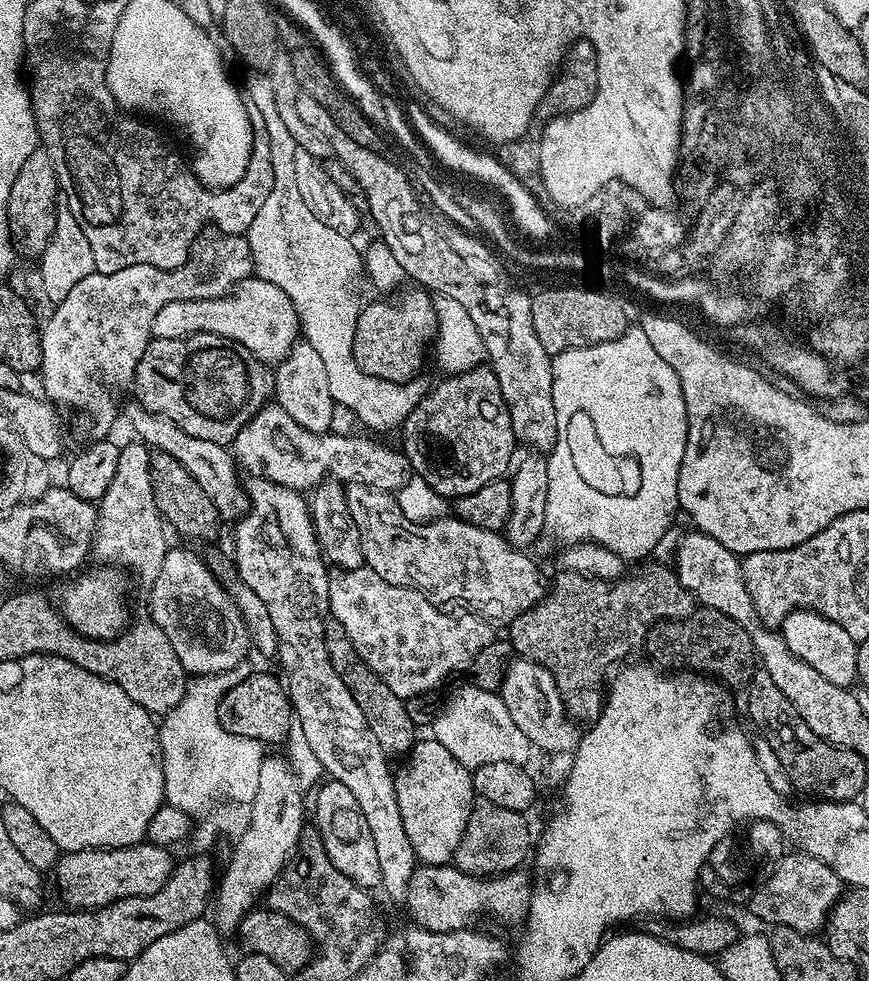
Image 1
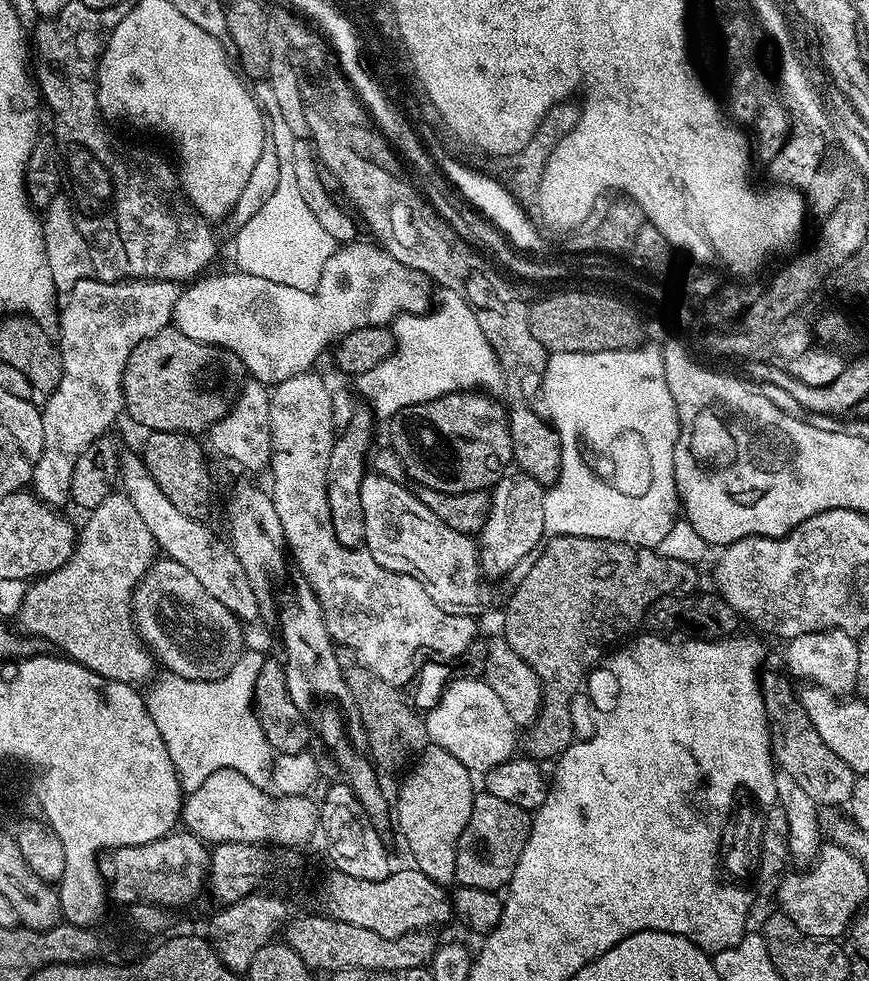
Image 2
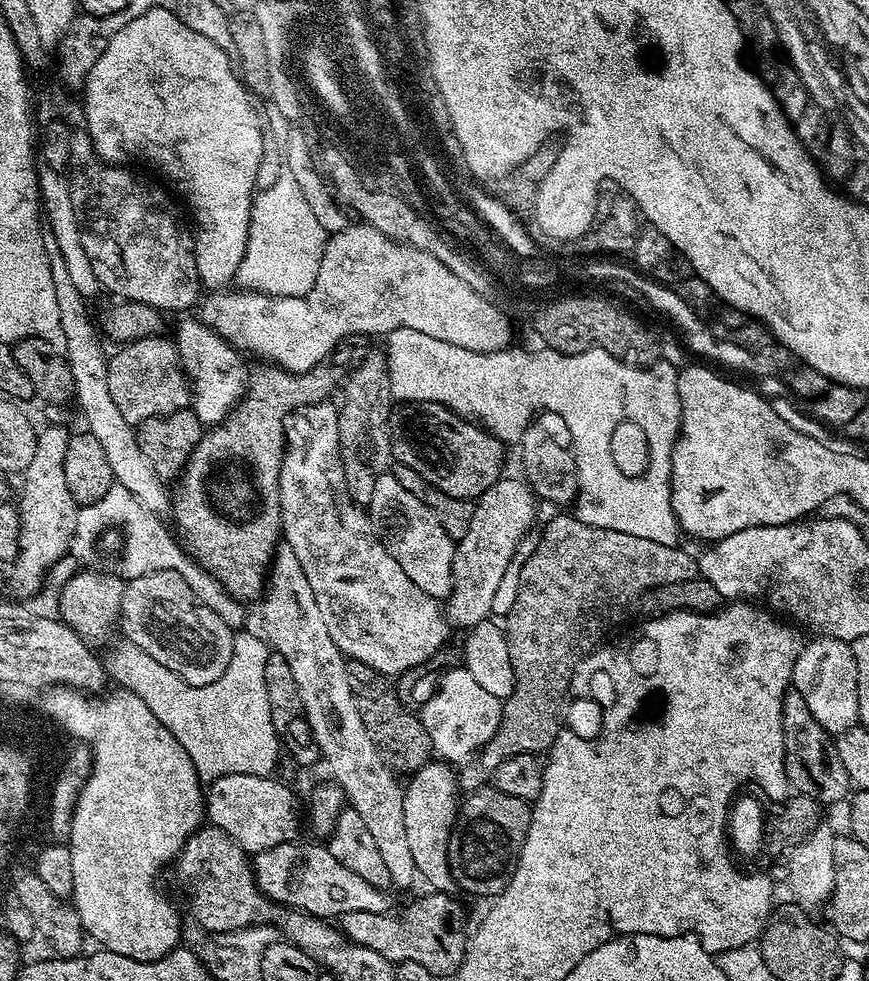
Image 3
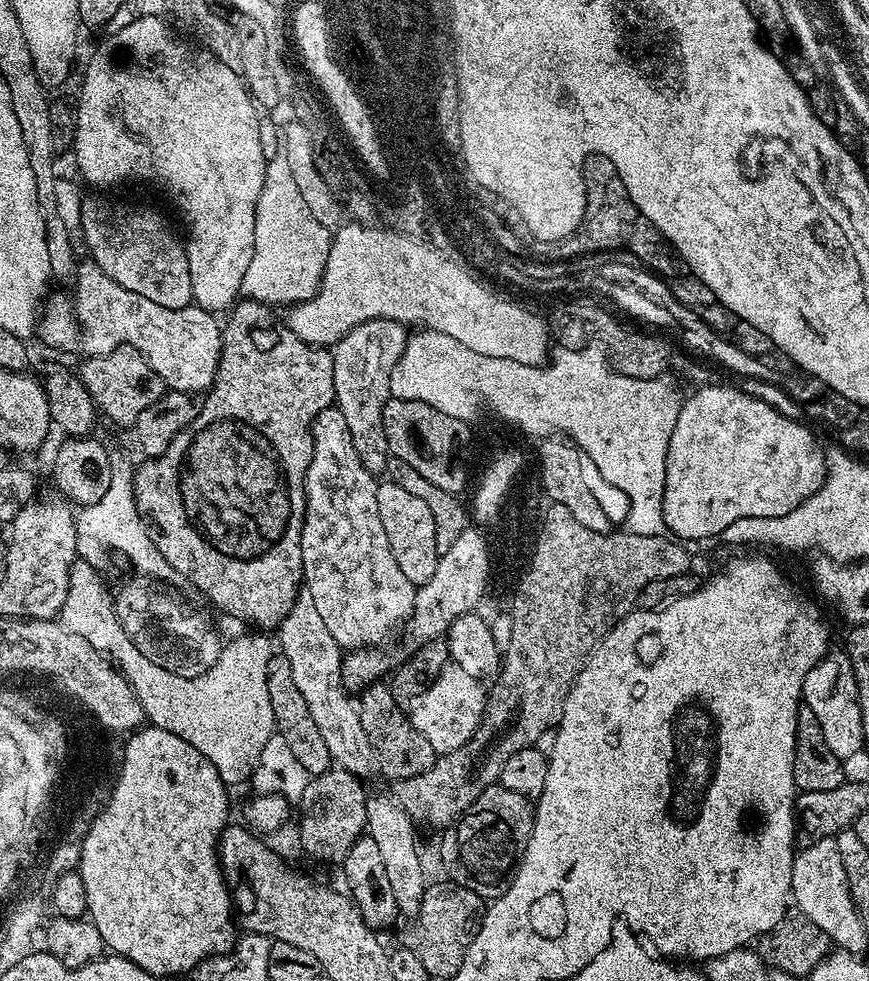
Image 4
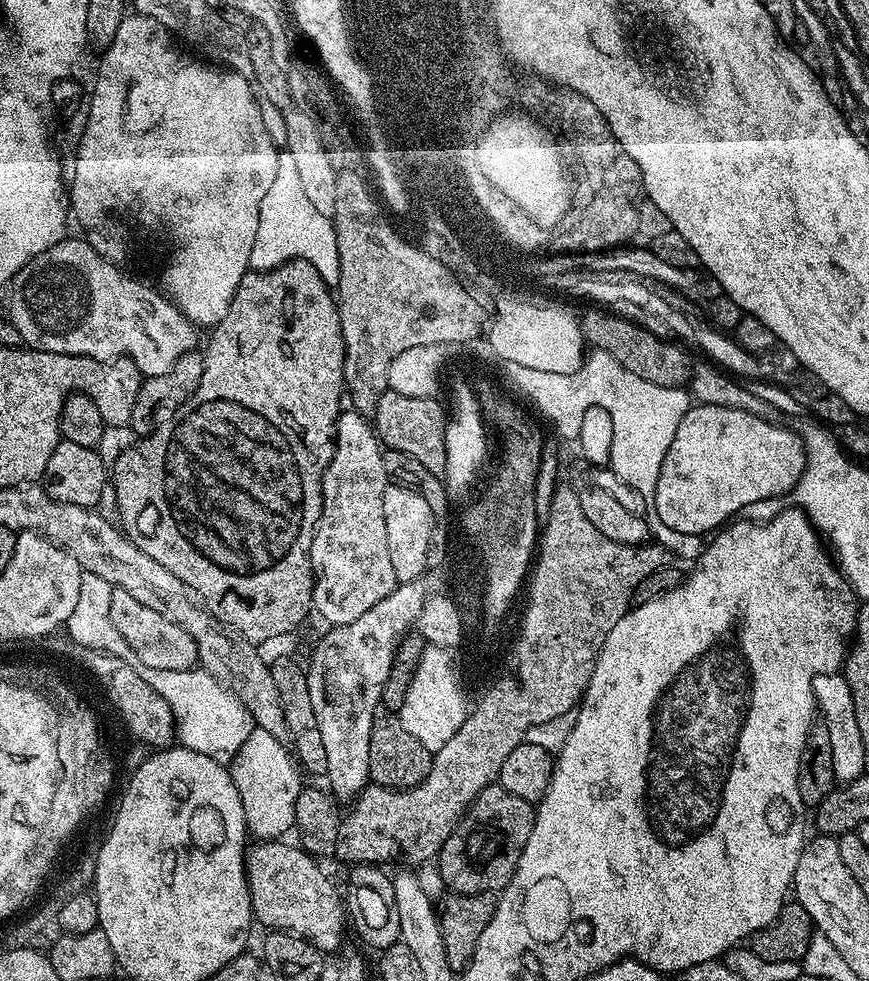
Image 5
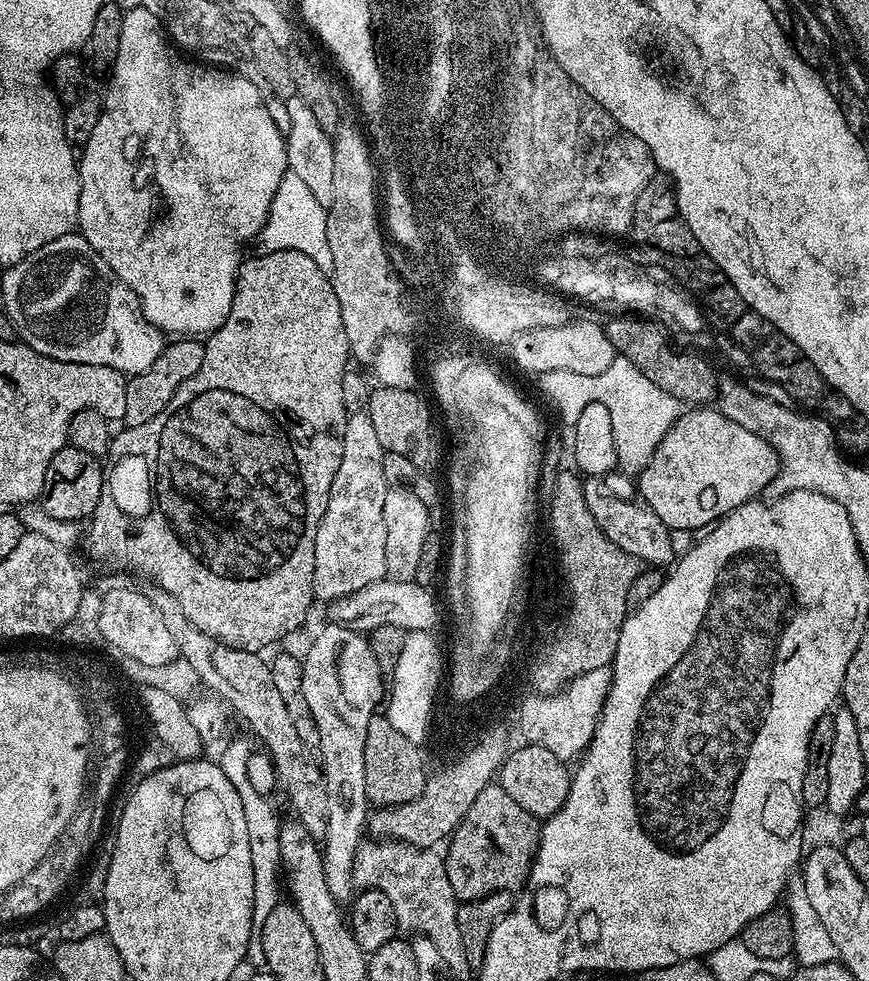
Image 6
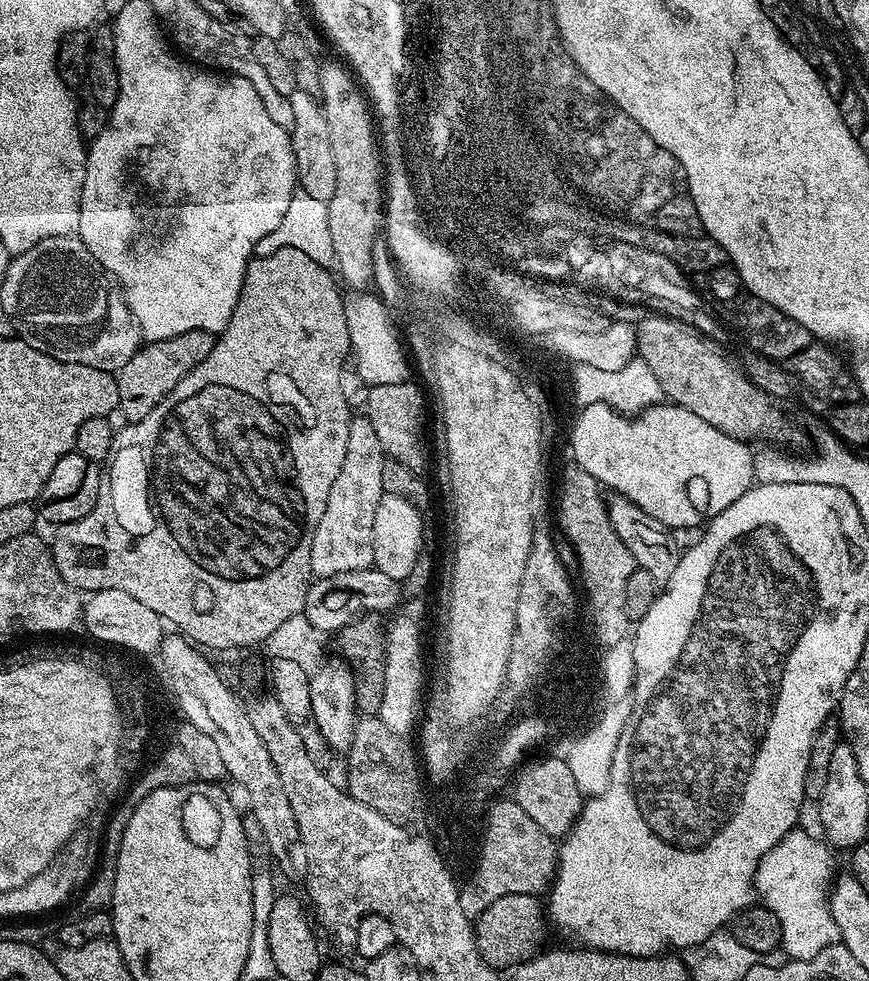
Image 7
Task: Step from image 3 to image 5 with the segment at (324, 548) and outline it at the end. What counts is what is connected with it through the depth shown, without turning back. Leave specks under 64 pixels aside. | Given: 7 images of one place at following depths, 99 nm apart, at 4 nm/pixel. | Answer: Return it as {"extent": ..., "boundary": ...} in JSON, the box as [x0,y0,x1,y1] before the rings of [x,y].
{"extent":[312,410,398,626],"boundary":[[[355,410],[341,411],[336,420],[336,449],[322,478],[322,510],[312,535],[312,575],[314,577],[312,582],[312,608],[322,619],[329,620],[328,624],[332,626],[354,622],[355,619],[365,614],[366,610],[370,610],[372,606],[377,605],[378,602],[391,594],[398,585],[394,574],[394,566],[390,562],[390,546],[386,546],[386,514],[382,514],[382,498],[390,483],[386,474],[386,466],[382,466],[383,457],[384,452],[382,451],[380,437],[376,435],[375,427]]]}

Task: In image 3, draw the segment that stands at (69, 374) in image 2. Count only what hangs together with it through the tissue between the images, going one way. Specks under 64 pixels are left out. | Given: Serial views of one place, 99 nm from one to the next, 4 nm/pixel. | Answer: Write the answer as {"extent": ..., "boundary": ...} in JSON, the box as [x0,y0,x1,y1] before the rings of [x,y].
{"extent":[12,428,78,598],"boundary":[[[48,428],[39,433],[34,458],[22,473],[24,489],[20,492],[20,549],[12,568],[12,588],[20,598],[29,598],[45,587],[48,572],[59,559],[69,553],[75,532],[78,509],[75,498],[66,486],[66,446],[69,429]]]}

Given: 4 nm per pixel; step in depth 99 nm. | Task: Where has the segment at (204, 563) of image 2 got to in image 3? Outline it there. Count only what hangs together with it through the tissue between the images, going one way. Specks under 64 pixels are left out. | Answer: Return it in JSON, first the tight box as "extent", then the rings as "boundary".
{"extent":[42,227,170,514],"boundary":[[[42,227],[42,246],[46,246],[46,258],[50,262],[50,274],[54,278],[54,294],[58,298],[58,320],[62,322],[62,334],[66,334],[66,350],[64,355],[70,366],[70,374],[74,378],[74,400],[80,403],[80,412],[84,415],[86,431],[102,446],[106,459],[110,461],[112,479],[121,484],[138,498],[142,506],[153,513],[164,514],[170,508],[170,492],[165,481],[154,474],[154,466],[150,466],[146,454],[142,454],[142,446],[138,446],[136,428],[126,418],[122,418],[118,405],[110,394],[108,381],[108,360],[104,348],[100,345],[100,336],[92,325],[88,314],[89,301],[74,287],[70,274],[66,271],[66,262],[62,262],[62,254],[58,251],[58,241],[54,238],[54,230]]]}

